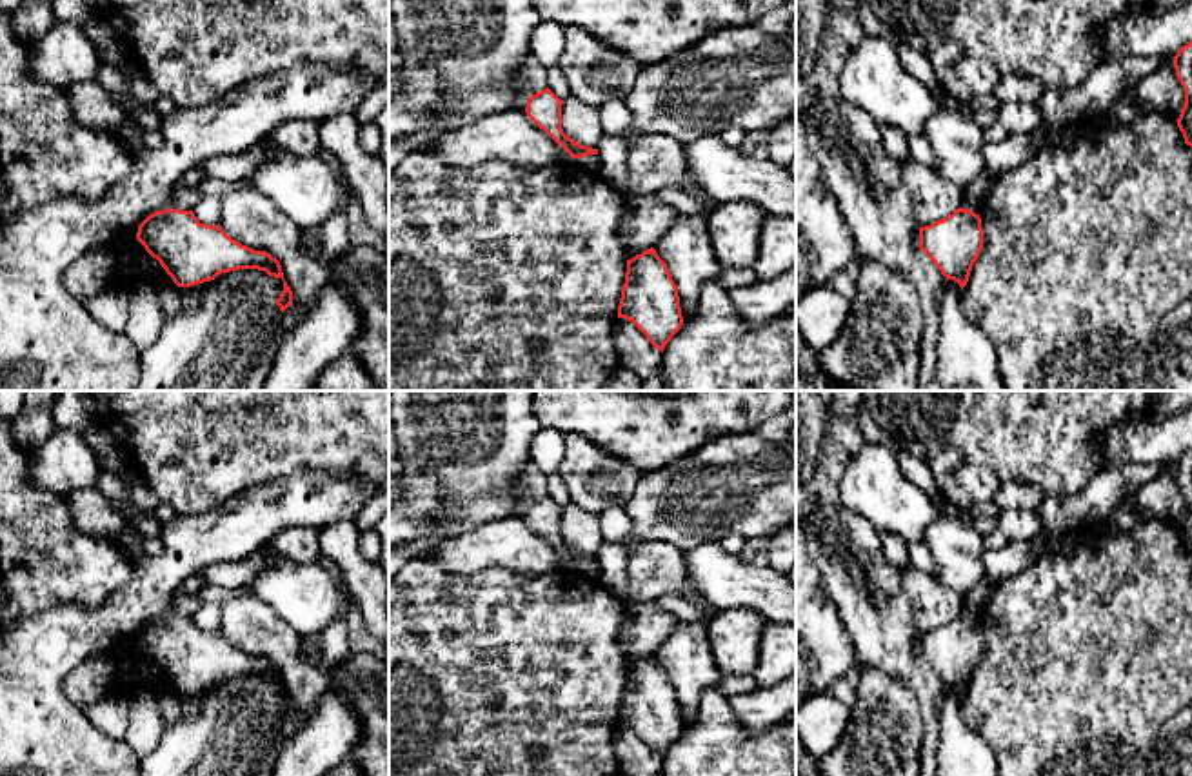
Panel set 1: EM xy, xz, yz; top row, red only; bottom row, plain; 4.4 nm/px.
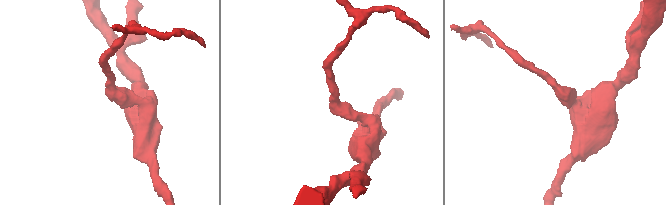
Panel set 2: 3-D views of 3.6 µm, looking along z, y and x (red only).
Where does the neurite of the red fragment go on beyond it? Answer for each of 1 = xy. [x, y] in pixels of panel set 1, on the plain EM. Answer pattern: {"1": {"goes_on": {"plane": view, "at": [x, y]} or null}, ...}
{"1": {"goes_on": null}}

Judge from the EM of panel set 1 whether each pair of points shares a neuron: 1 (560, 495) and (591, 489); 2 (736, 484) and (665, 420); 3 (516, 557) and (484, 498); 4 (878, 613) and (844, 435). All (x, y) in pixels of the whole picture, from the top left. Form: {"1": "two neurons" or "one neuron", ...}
{"1": "two neurons", "2": "two neurons", "3": "two neurons", "4": "one neuron"}

